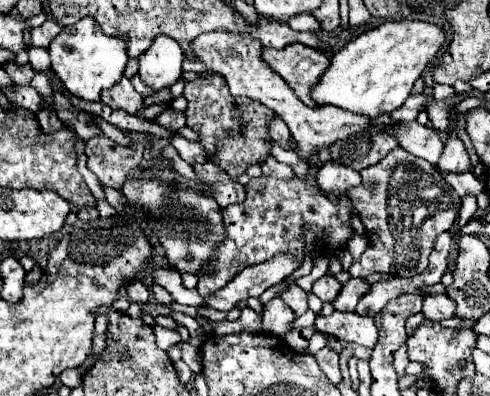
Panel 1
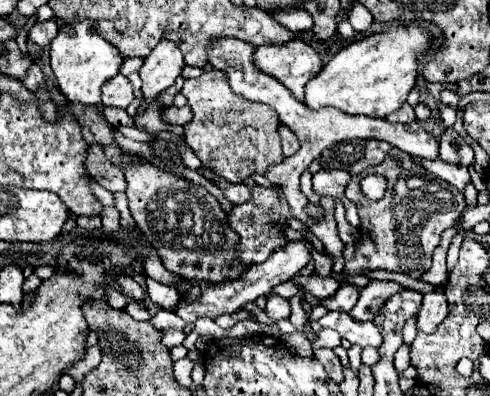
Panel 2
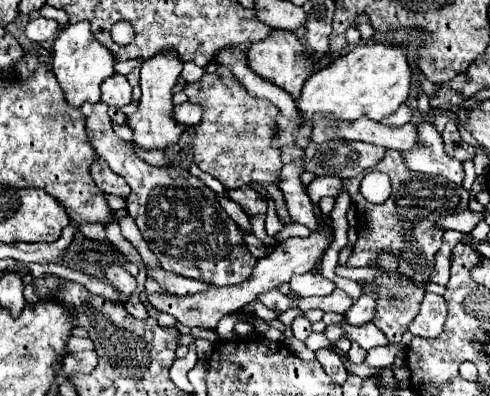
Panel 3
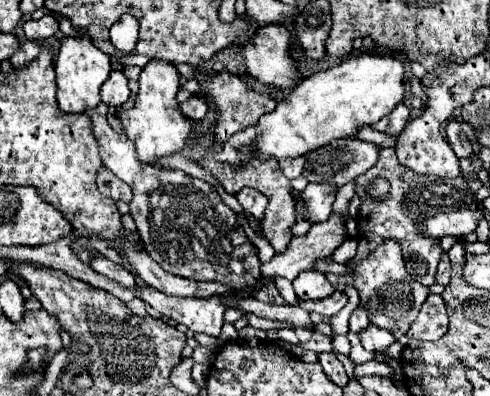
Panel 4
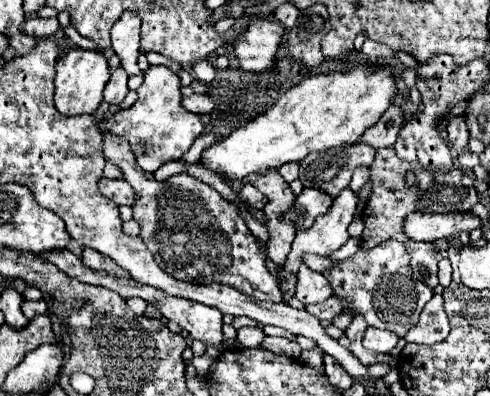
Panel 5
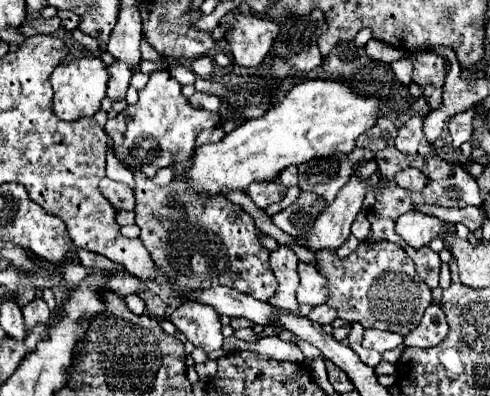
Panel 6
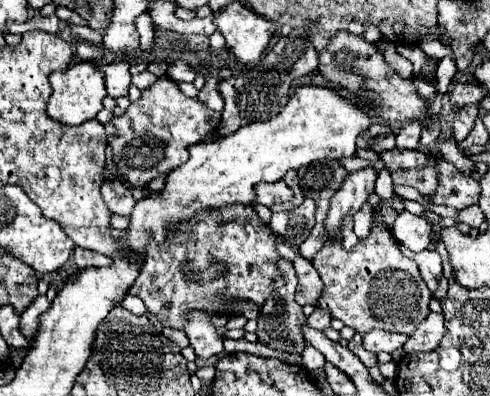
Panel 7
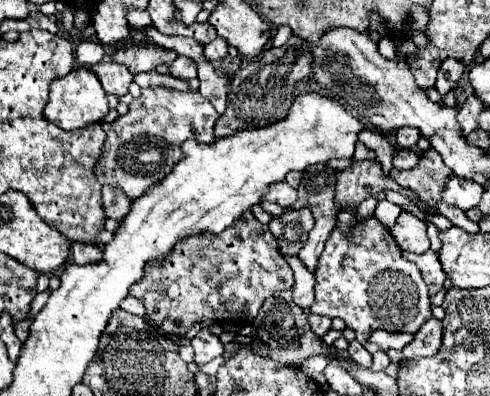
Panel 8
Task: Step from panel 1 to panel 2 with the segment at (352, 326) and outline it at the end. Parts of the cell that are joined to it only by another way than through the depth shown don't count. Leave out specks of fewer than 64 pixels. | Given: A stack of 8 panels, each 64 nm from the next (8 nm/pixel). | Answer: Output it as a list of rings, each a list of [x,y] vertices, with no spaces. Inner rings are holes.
[[[328,312],[318,322],[322,324],[322,328],[338,330],[340,336],[346,338],[350,344],[358,344],[362,348],[366,348],[366,346],[380,348],[382,346],[382,336],[372,322],[356,322],[356,320],[348,318],[348,314],[344,314],[344,312]]]

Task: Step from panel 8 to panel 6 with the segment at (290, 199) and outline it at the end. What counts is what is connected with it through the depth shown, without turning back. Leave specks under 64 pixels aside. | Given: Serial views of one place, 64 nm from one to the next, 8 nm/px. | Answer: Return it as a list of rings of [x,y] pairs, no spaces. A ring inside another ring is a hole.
[[[268,182],[268,184],[252,184],[252,188],[248,190],[248,196],[254,200],[256,206],[266,208],[270,204],[282,202],[286,196],[286,186],[280,182]]]

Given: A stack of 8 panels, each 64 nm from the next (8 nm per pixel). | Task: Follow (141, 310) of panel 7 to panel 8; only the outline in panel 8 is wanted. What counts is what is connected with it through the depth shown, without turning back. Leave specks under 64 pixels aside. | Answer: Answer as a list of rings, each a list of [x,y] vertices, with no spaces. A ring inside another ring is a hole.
[[[128,296],[122,304],[120,304],[122,310],[130,312],[130,314],[136,314],[136,316],[144,316],[144,306],[140,304],[140,300],[136,300],[134,296]]]

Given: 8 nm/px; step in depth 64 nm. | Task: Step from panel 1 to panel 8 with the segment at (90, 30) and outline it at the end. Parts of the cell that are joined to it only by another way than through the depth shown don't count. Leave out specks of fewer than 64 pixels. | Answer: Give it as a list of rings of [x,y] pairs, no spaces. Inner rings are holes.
[[[84,68],[72,70],[64,78],[56,78],[50,86],[50,102],[44,108],[44,118],[52,124],[56,124],[62,130],[76,130],[84,128],[94,122],[102,122],[102,118],[108,114],[108,100],[102,84],[98,82],[96,74]]]

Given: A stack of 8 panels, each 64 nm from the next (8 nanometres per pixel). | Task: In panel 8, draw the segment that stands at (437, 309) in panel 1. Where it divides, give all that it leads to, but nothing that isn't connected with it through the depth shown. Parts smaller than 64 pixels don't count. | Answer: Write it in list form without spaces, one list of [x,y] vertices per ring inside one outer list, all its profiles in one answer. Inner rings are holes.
[[[436,318],[428,320],[414,334],[412,344],[404,346],[402,350],[404,360],[418,358],[418,356],[434,356],[440,350],[440,344],[442,344],[442,322]]]

